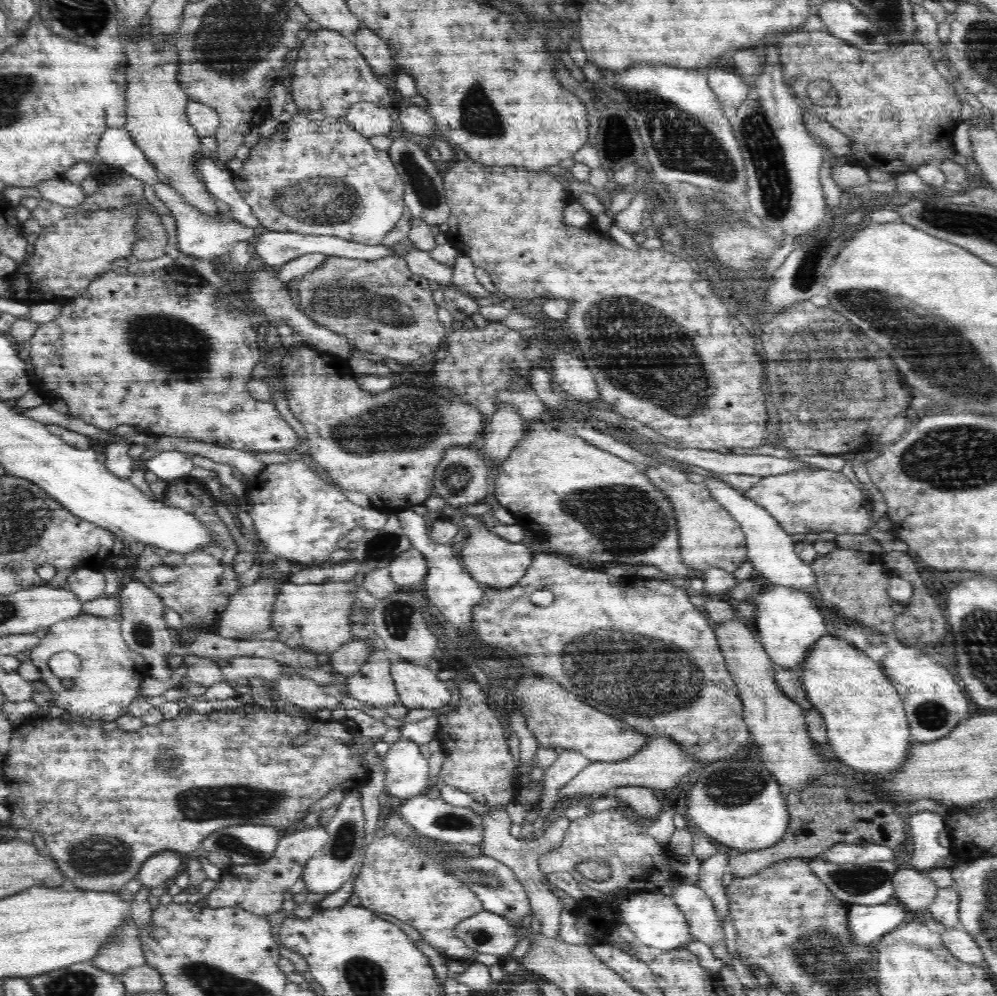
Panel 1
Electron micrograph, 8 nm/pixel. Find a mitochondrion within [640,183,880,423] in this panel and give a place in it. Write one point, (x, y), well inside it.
(806, 272)

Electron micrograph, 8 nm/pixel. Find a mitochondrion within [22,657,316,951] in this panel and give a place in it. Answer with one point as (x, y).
(207, 803)

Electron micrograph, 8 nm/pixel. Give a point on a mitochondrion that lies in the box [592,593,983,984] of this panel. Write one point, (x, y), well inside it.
(729, 787)

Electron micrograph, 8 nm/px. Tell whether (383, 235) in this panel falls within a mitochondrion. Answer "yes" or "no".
no

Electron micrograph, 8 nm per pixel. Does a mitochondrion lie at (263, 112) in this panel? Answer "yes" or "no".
no

